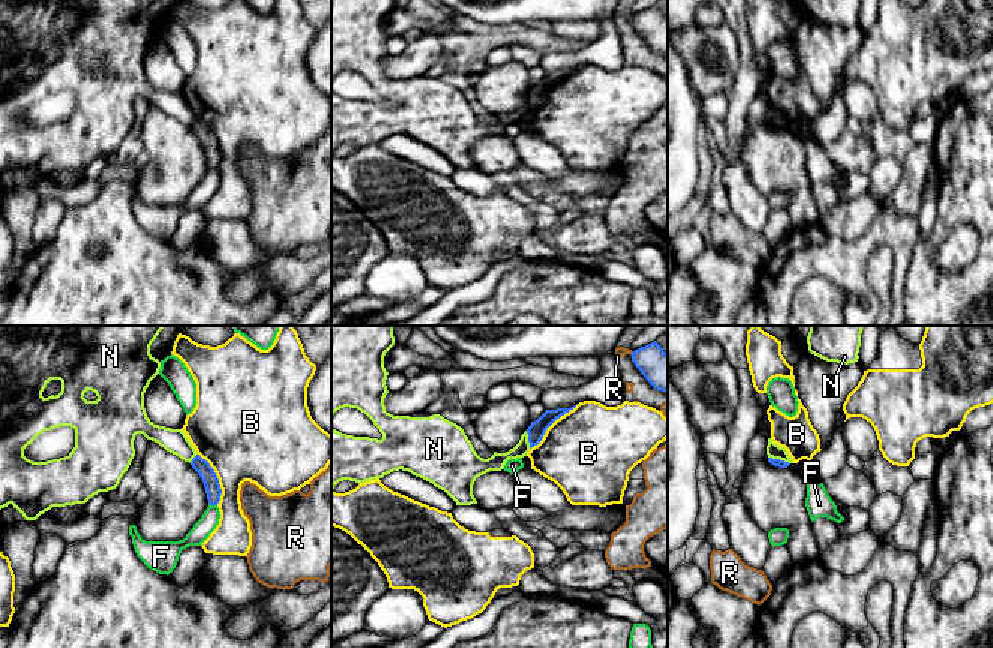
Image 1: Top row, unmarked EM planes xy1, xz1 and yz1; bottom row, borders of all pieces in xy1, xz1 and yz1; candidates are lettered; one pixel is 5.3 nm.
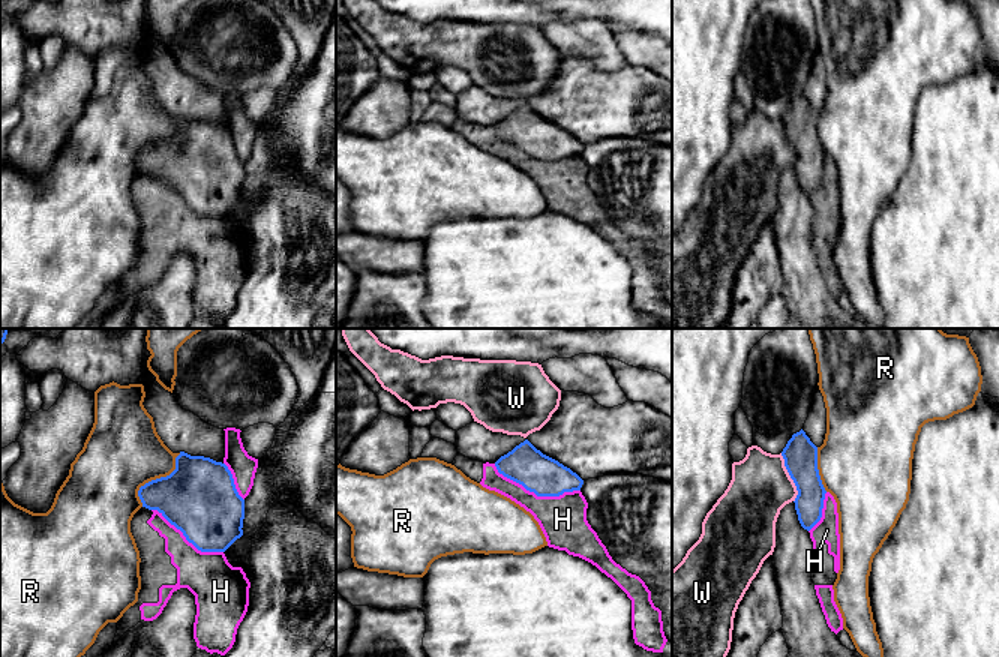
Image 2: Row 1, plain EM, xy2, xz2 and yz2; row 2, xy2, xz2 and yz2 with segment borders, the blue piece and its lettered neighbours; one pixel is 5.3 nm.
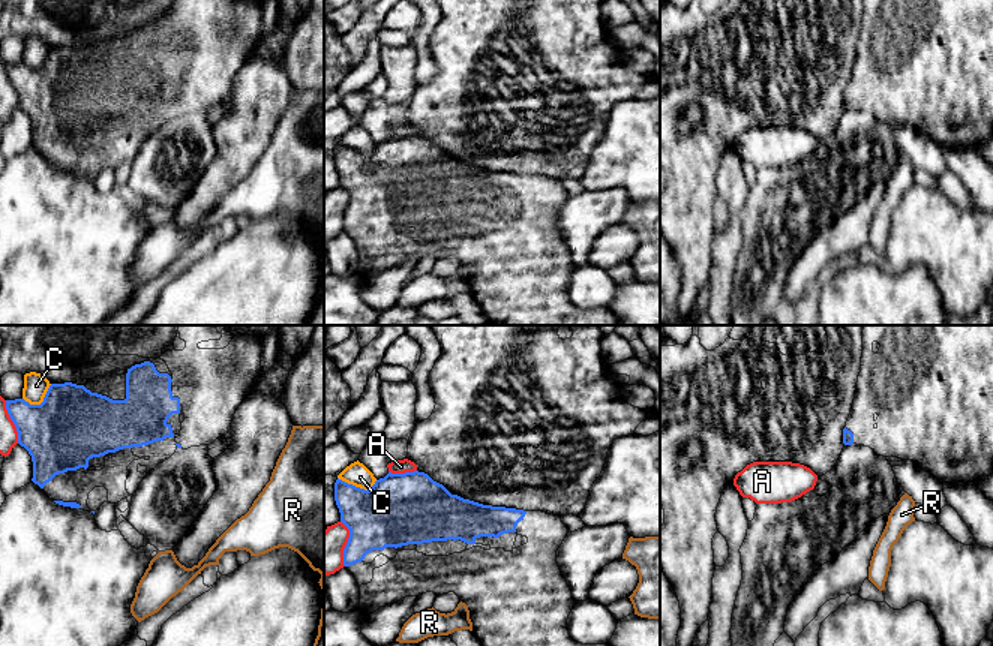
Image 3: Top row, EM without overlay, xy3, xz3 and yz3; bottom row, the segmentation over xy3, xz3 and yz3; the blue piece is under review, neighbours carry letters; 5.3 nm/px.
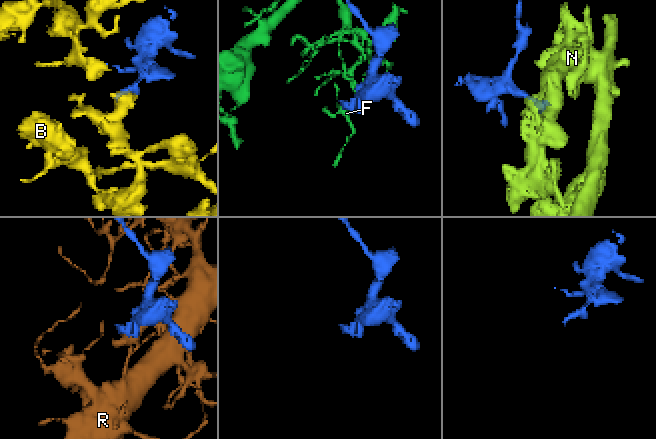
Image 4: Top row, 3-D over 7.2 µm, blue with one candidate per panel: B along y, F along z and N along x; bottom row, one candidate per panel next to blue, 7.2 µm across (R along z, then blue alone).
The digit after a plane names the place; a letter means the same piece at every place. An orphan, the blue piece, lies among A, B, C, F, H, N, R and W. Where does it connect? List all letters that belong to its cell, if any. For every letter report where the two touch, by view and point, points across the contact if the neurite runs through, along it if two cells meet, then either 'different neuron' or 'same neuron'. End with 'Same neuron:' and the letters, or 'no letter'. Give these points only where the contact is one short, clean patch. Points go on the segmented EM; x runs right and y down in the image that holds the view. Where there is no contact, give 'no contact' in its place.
A: meets blue in xz3 at (402, 474); different neuron
B: meets blue in xy1 at (218, 479); different neuron
C: meets blue in xz3 at (359, 487); border along xz3 (338, 477), (365, 489), (369, 489), (377, 480); different neuron
F: meets blue in xy1 at (213, 504); border along xy1 (209, 503), (216, 506); different neuron
H: meets blue in xz2 at (536, 494); different neuron
N: meets blue in yz1 at (779, 459); border along yz1 (768, 456), (789, 464); different neuron
R: meets blue in xy2 at (156, 479); different neuron
W: meets blue in yz2 at (791, 477); border along yz2 (780, 453), (797, 491), (794, 501); different neuron
Same neuron: no letter

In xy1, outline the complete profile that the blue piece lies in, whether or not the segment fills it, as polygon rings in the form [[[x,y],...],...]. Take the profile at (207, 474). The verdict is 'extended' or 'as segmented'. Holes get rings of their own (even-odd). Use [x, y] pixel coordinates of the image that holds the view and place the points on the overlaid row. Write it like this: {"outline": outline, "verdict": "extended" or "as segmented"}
{"outline": [[[196,454],[192,459],[190,465],[200,474],[200,477],[204,483],[208,504],[218,506],[220,501],[222,489],[220,489],[219,478],[218,478],[214,470],[200,454]]], "verdict": "as segmented"}

